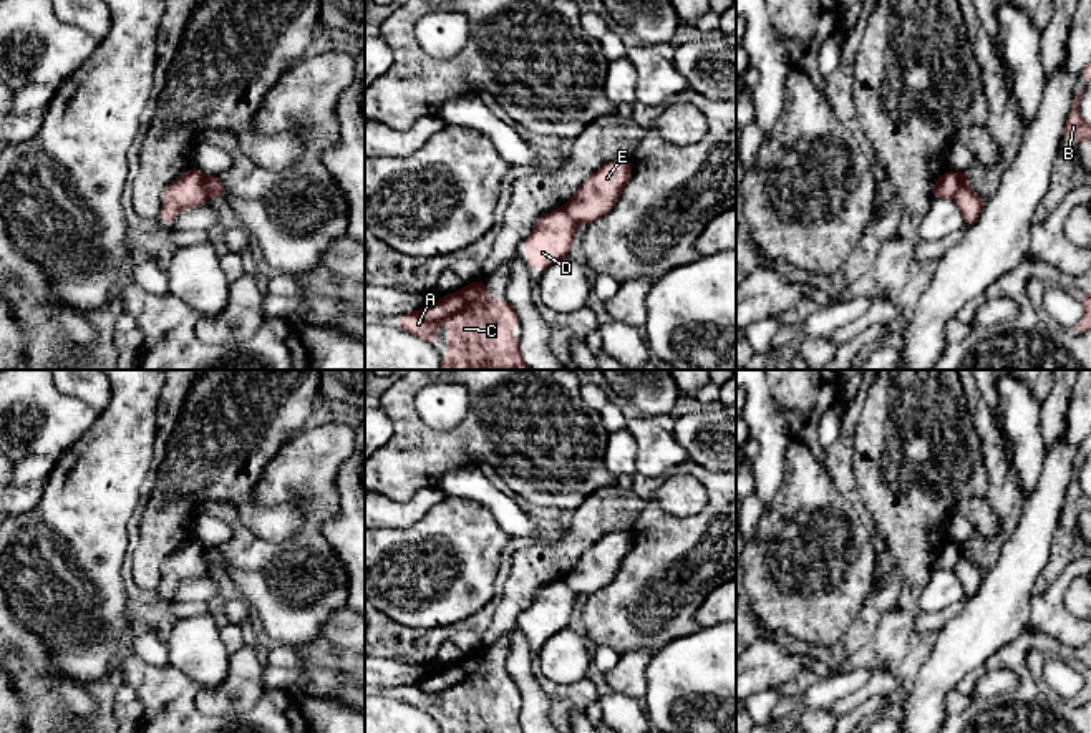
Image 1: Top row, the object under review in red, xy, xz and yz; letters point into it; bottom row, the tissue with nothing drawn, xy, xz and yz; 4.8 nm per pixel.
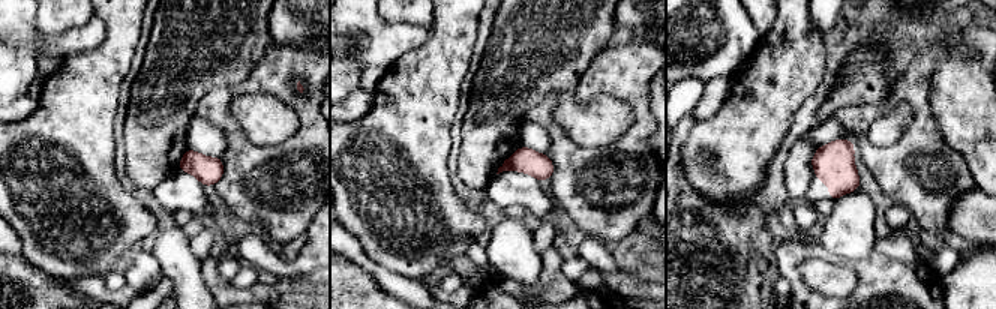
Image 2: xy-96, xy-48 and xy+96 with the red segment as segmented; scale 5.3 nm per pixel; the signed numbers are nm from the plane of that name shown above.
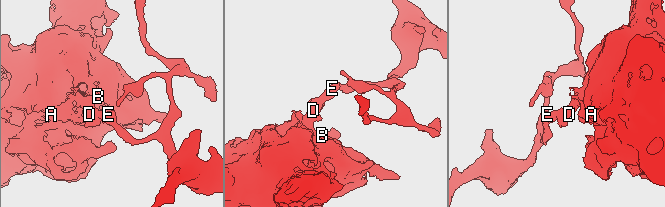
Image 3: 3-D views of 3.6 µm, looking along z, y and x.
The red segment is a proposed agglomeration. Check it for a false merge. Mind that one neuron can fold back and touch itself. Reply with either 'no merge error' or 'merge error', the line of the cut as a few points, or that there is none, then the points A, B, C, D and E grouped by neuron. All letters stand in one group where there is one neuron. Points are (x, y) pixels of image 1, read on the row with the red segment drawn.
merge error | yz (957, 174), (957, 191), (952, 198) | A B C D / E

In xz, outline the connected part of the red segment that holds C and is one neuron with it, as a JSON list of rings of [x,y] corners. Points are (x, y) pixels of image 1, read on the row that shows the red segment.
[[[484,279],[466,285],[459,292],[444,295],[438,303],[431,303],[413,313],[400,315],[398,328],[410,332],[428,343],[436,340],[436,325],[449,323],[448,347],[451,348],[441,360],[439,370],[532,370],[521,357],[519,335],[501,335],[504,328],[519,325],[517,315],[506,300],[491,302]]]

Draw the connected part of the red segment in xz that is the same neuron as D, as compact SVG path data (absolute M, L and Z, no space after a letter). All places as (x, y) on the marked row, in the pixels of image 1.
M564 207L537 219L532 234L522 242L527 250L527 264L532 269L546 269L569 255L577 221Z

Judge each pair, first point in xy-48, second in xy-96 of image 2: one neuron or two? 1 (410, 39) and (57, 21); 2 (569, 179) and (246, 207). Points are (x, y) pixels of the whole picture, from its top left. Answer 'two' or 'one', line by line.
1: two
2: one

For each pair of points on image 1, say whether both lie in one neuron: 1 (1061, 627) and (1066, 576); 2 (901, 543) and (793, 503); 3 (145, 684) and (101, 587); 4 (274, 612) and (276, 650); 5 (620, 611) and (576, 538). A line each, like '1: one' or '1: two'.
1: one
2: two
3: two
4: two
5: two

